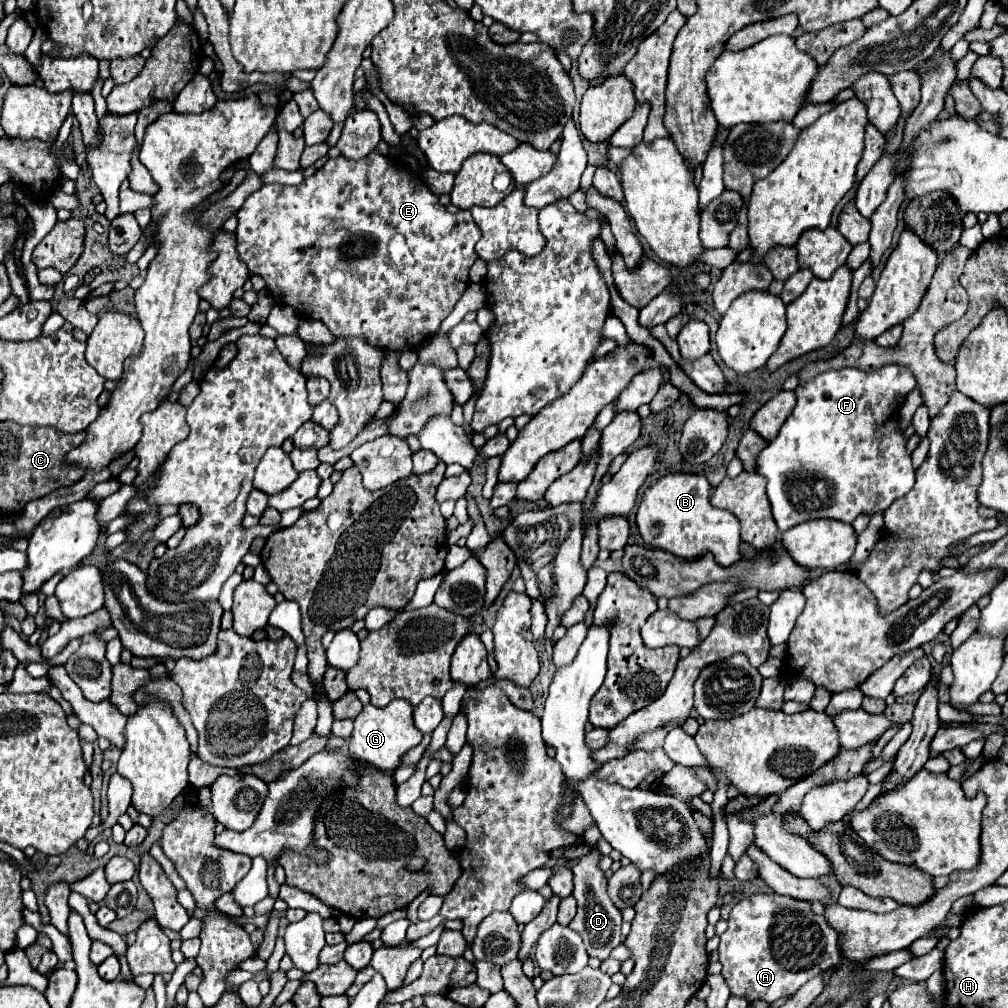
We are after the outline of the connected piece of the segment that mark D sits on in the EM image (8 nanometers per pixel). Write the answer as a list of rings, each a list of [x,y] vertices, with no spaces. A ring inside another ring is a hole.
[[[590,825],[586,829],[586,833],[582,835],[584,843],[592,845],[594,851],[588,853],[586,857],[582,857],[578,861],[578,865],[572,869],[574,873],[574,899],[578,901],[578,913],[572,919],[572,923],[568,925],[570,929],[574,929],[576,933],[580,933],[586,951],[590,957],[598,957],[600,961],[610,957],[610,951],[614,947],[618,947],[622,943],[622,933],[620,933],[620,925],[622,925],[622,915],[616,909],[616,905],[612,903],[612,899],[608,897],[606,891],[606,877],[604,873],[598,869],[598,859],[600,859],[600,851],[596,847],[596,841],[602,837],[602,833],[596,829],[596,825]]]

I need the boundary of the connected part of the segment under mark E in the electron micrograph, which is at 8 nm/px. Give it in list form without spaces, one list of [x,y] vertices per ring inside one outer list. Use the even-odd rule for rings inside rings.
[[[372,151],[368,157],[364,157],[360,161],[352,161],[346,157],[330,159],[322,169],[318,169],[316,175],[306,177],[296,187],[280,185],[280,183],[262,185],[262,189],[252,193],[244,201],[244,205],[238,209],[236,217],[238,217],[238,229],[236,229],[238,255],[248,265],[252,275],[260,275],[266,281],[268,291],[276,303],[296,309],[302,317],[322,321],[334,337],[352,337],[352,335],[364,337],[370,345],[376,345],[384,351],[416,349],[422,341],[426,341],[428,337],[432,337],[438,331],[440,323],[450,315],[450,311],[454,309],[454,305],[458,303],[458,299],[462,297],[462,293],[466,291],[466,287],[470,283],[468,271],[470,271],[472,263],[478,259],[478,255],[474,253],[474,245],[482,237],[470,211],[460,211],[456,215],[450,213],[446,207],[440,205],[438,197],[428,189],[426,183],[424,185],[418,183],[418,179],[414,177],[414,173],[410,169],[402,167],[400,163],[394,163],[392,159],[380,155],[378,151]]]

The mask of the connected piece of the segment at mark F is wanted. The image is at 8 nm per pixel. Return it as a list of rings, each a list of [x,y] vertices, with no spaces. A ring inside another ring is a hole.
[[[898,363],[882,365],[866,373],[856,367],[830,369],[796,387],[796,407],[784,421],[774,441],[756,457],[756,471],[766,477],[766,495],[780,531],[810,519],[836,519],[852,523],[858,515],[872,517],[886,511],[892,501],[904,497],[916,481],[912,459],[906,451],[906,439],[900,429],[898,409],[914,389],[916,379],[908,367]]]

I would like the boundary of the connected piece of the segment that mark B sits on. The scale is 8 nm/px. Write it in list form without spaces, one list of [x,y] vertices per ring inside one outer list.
[[[672,473],[656,481],[646,489],[636,513],[638,531],[644,543],[672,553],[680,561],[694,561],[706,553],[712,553],[716,563],[722,567],[740,561],[740,523],[732,513],[712,507],[710,495],[712,487],[704,475]]]

